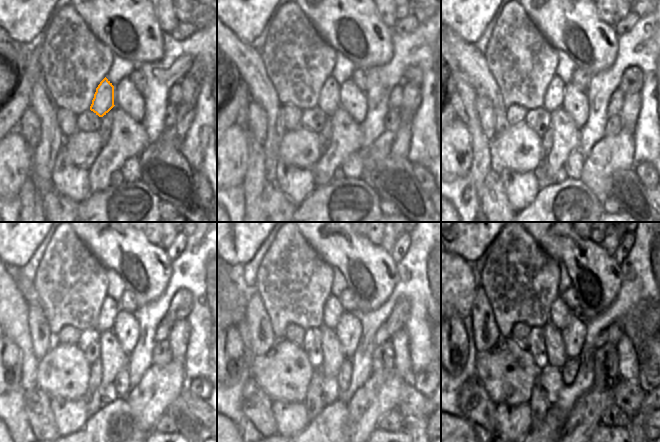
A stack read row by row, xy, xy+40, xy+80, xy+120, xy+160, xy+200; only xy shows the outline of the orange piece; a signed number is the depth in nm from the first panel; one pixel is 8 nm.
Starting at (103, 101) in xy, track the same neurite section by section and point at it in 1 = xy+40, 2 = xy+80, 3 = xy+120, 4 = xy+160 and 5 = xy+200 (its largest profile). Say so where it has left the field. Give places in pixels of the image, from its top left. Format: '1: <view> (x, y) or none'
1: xy+40 (329, 100)
2: xy+80 (554, 95)
3: xy+120 (110, 308)
4: xy+160 (333, 309)
5: xy+200 (560, 314)

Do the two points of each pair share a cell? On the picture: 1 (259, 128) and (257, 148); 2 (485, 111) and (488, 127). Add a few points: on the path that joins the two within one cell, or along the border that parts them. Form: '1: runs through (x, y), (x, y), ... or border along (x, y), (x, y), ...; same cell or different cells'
1: border along (247, 121), (247, 129), (261, 143); different cells
2: runs through (486, 115), (487, 123); same cell

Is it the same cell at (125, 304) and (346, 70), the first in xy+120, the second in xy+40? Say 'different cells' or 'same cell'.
different cells

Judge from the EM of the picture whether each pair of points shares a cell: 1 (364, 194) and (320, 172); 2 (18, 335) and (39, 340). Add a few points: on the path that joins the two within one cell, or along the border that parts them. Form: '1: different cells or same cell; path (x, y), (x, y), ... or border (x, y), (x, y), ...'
1: different cells; border (331, 182), (316, 187)
2: different cells; border (27, 315), (31, 349), (33, 355), (38, 360)

